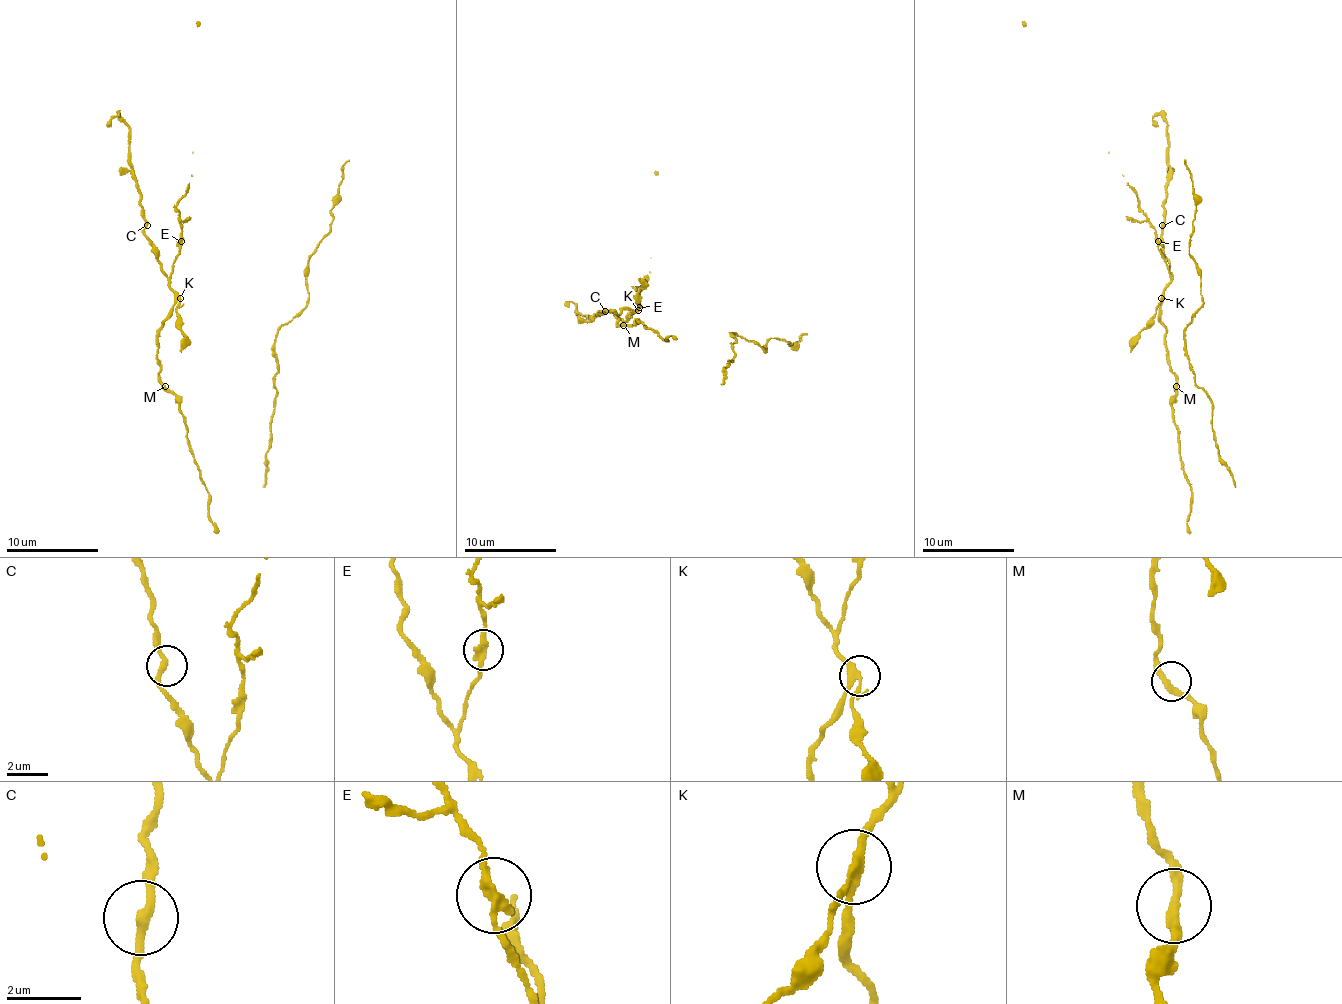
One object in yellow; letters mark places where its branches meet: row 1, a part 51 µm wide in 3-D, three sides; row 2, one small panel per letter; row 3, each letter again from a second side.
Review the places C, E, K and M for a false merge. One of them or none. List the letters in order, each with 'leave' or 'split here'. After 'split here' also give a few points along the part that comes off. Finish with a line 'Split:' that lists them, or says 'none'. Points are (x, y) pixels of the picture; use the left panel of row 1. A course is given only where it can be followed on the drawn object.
C: leave
E: leave
K: split here; foreign part runs (179, 298), (177, 326), (184, 333), (184, 344), (179, 351)
M: leave
Split: K

